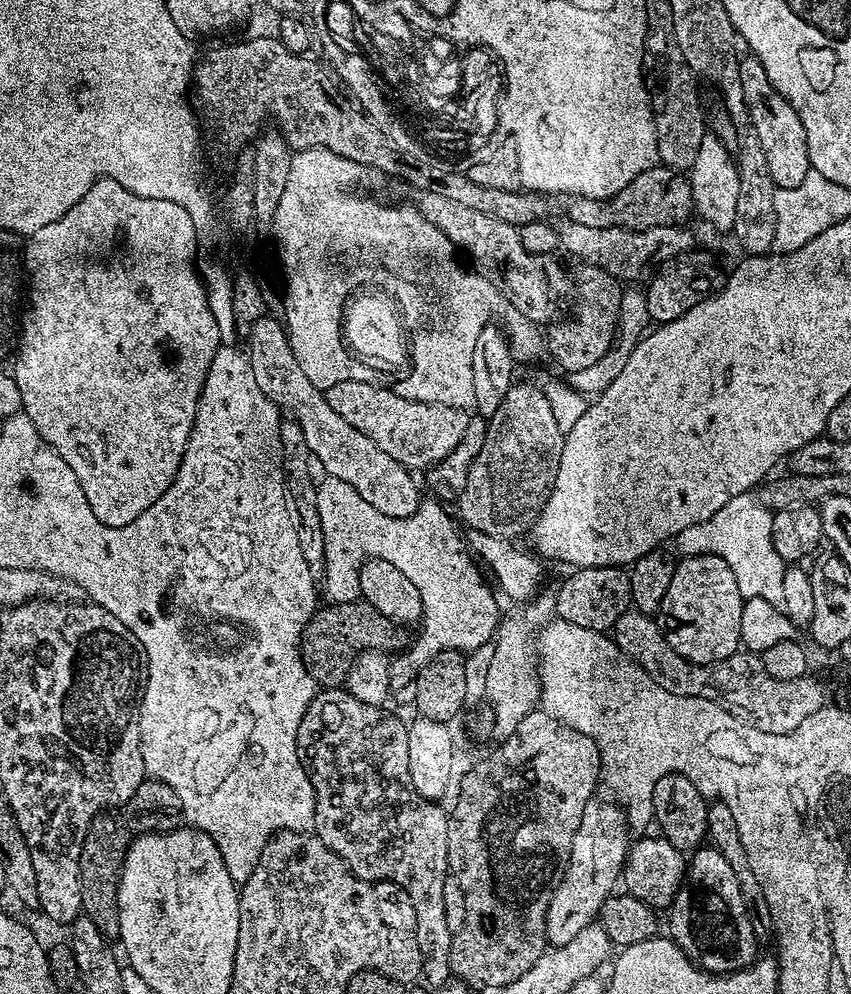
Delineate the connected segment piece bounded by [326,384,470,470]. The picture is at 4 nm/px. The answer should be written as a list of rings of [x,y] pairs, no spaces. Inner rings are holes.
[[[335,384],[326,390],[330,406],[354,426],[362,430],[378,450],[390,454],[394,462],[409,470],[427,470],[451,454],[468,433],[469,413],[462,408],[427,404],[411,396],[399,396],[388,386]]]

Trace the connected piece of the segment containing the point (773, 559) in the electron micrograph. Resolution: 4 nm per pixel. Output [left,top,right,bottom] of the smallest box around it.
[674,494,786,601]

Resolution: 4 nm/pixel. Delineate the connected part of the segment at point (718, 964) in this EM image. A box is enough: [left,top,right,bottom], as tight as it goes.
[667,846,757,974]

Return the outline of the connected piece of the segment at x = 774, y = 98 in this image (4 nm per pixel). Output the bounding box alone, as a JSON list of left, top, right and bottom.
[740,54,812,188]

